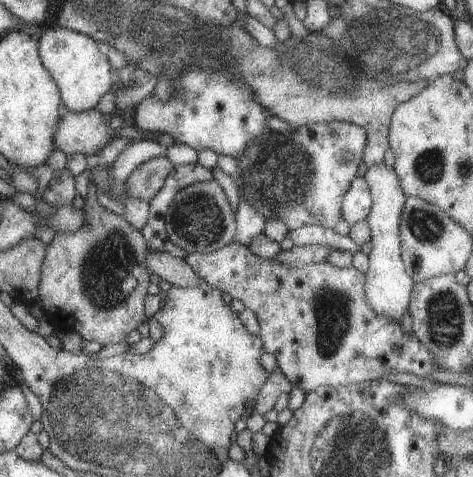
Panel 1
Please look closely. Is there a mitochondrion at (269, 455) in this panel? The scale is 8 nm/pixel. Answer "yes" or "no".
no

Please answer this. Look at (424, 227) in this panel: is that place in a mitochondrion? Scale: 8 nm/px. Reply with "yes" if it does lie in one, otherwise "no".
yes

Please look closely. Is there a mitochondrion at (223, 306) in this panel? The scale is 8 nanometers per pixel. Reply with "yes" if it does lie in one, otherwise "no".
no

